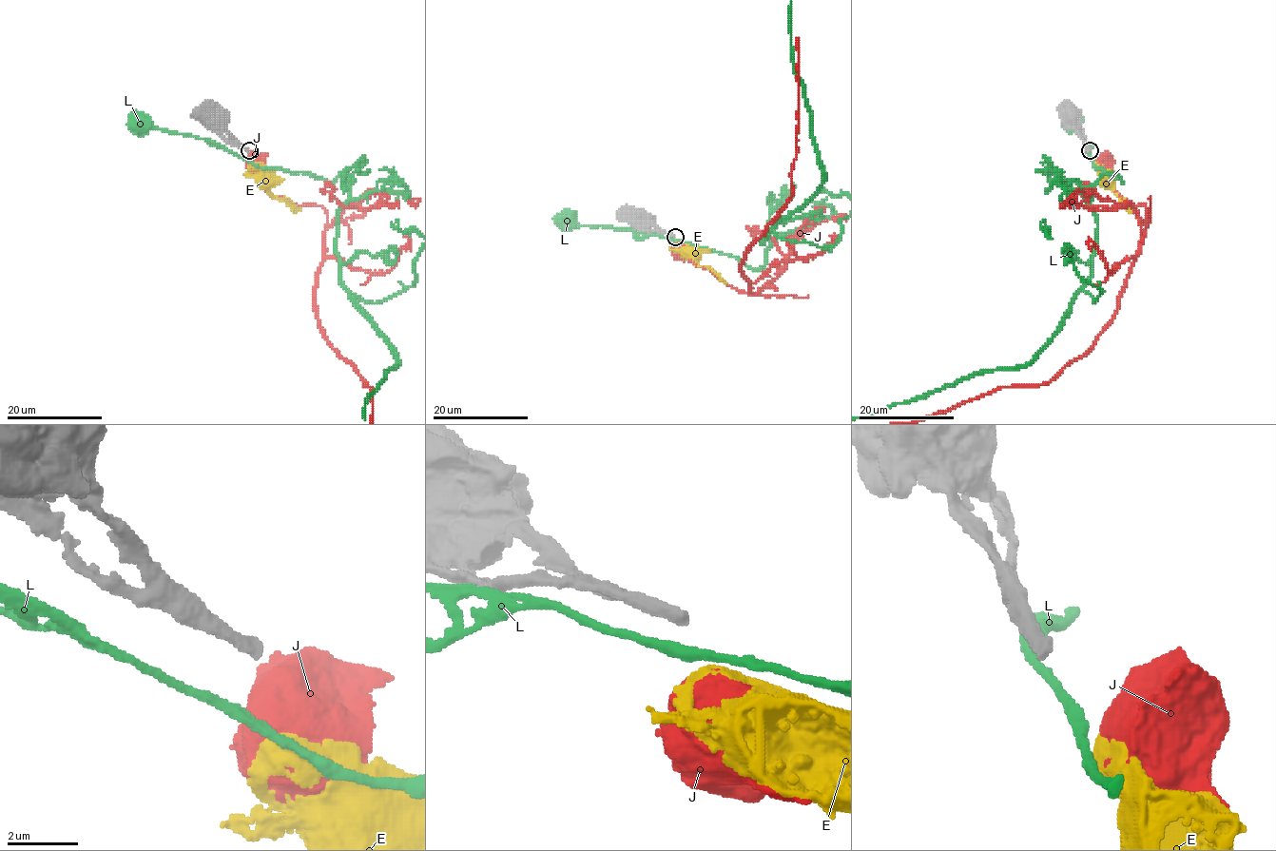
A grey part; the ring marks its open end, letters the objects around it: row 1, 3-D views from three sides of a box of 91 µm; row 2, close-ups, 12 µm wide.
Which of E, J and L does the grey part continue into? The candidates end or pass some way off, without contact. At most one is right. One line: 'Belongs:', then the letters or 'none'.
Belongs: none

